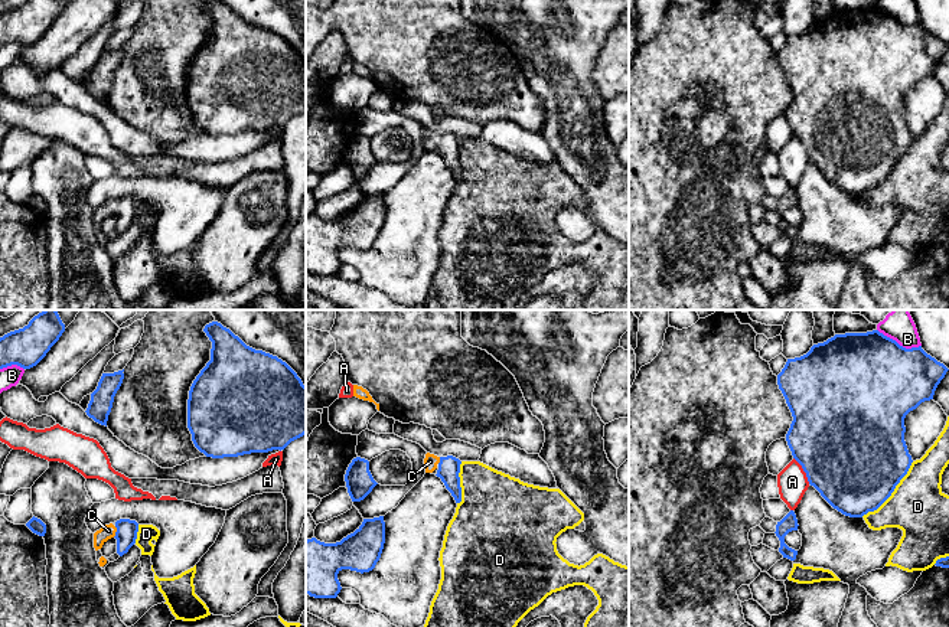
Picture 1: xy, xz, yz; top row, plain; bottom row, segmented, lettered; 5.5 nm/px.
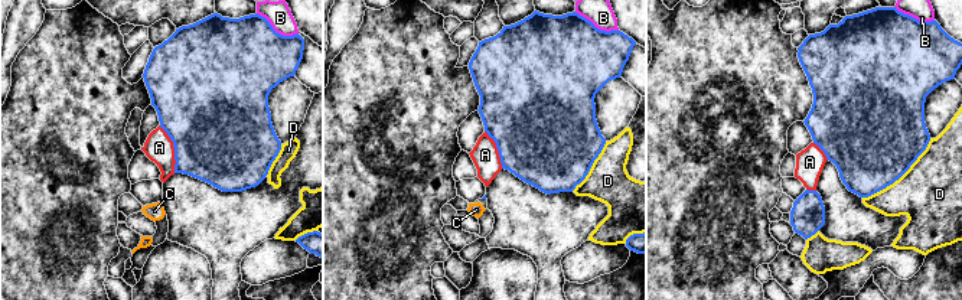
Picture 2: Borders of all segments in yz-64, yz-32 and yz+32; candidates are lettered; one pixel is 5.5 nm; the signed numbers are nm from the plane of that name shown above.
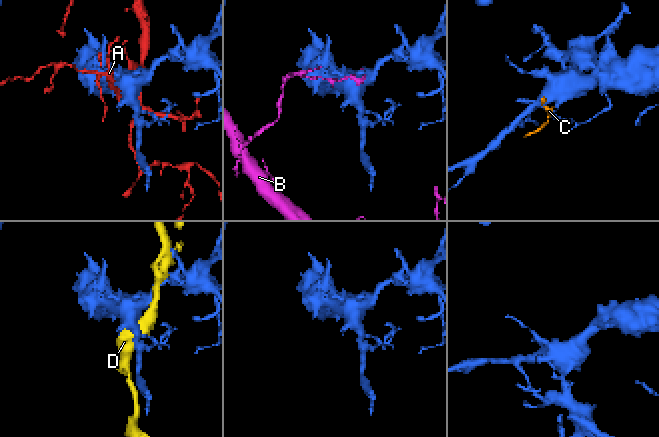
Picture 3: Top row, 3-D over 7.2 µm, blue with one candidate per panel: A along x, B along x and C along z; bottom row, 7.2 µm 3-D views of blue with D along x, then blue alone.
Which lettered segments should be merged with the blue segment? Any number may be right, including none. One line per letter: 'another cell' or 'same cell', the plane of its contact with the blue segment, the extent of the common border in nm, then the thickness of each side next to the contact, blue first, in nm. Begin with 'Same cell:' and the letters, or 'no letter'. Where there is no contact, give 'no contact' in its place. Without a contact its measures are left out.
Same cell: C
A: another cell | yz | 180 nm | 500/170 nm
B: another cell | yz | 260 nm | 500/130 nm
C: same cell | xy | 70 nm | 120/80 nm
D: another cell | yz | 420 nm | 500/320 nm

